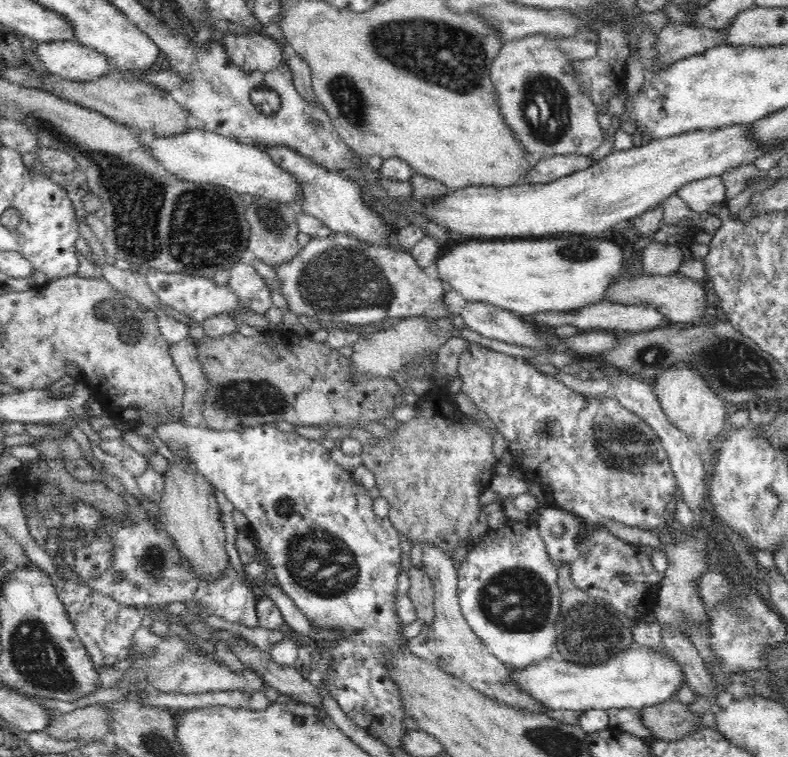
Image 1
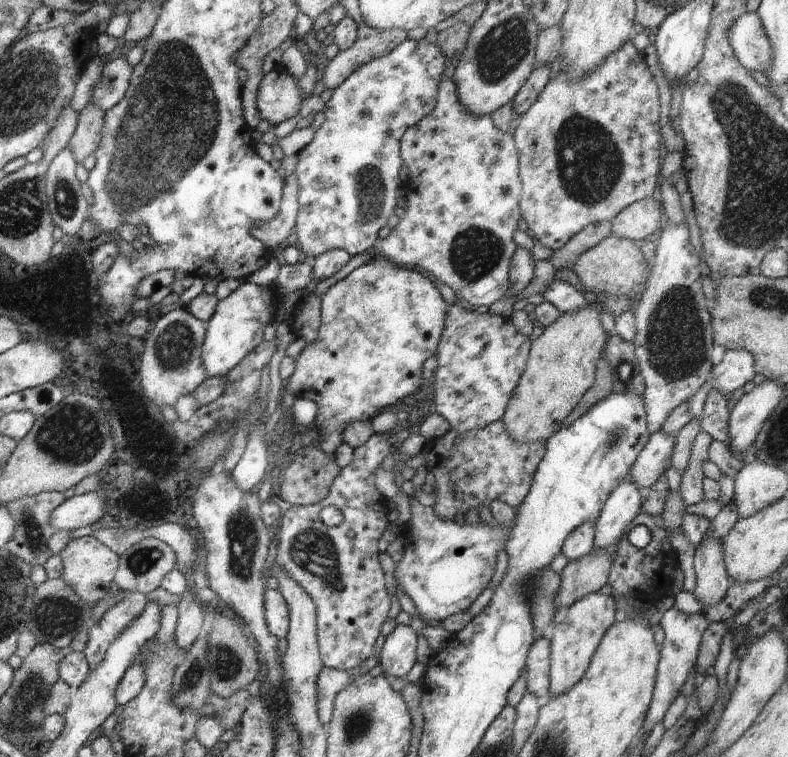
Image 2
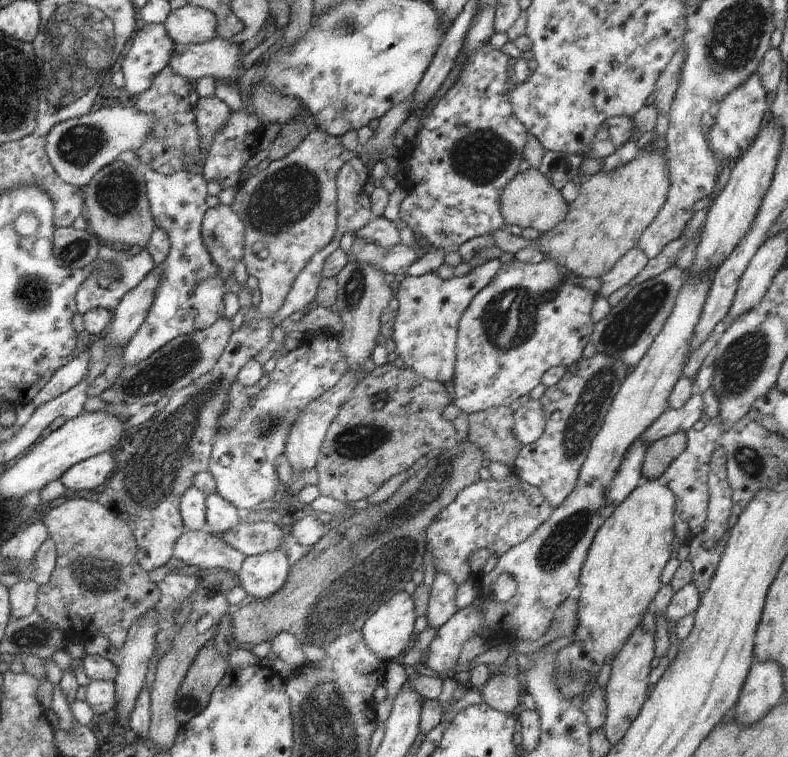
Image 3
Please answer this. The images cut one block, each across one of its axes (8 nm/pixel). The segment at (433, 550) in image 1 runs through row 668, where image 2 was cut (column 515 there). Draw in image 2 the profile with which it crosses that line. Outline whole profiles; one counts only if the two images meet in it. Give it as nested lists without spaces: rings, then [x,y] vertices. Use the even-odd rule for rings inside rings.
[[[502,420],[494,422],[493,424],[488,424],[485,428],[477,429],[470,432],[456,432],[451,429],[445,436],[442,436],[440,439],[434,440],[426,440],[423,449],[421,452],[426,454],[426,464],[425,467],[428,470],[428,473],[432,474],[432,476],[436,477],[436,484],[434,484],[434,496],[436,496],[436,502],[431,508],[434,508],[434,512],[436,512],[436,516],[440,518],[440,520],[459,520],[463,519],[465,514],[470,510],[479,511],[482,506],[487,506],[494,502],[494,500],[500,500],[500,502],[506,502],[508,506],[512,507],[513,510],[516,510],[518,507],[522,505],[522,502],[526,499],[526,496],[529,494],[534,474],[544,457],[546,452],[546,441],[538,440],[538,442],[516,442],[508,432],[506,432],[506,428],[504,428],[504,422]]]

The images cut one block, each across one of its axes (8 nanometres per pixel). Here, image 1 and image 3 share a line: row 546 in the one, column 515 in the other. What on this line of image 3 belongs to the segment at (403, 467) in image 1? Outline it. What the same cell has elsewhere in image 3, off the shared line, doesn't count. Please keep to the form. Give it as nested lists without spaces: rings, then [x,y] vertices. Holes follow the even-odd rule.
[[[492,407],[482,412],[470,413],[467,416],[468,440],[472,441],[482,452],[485,458],[491,461],[506,464],[512,469],[522,444],[513,435],[514,417],[509,407]]]

